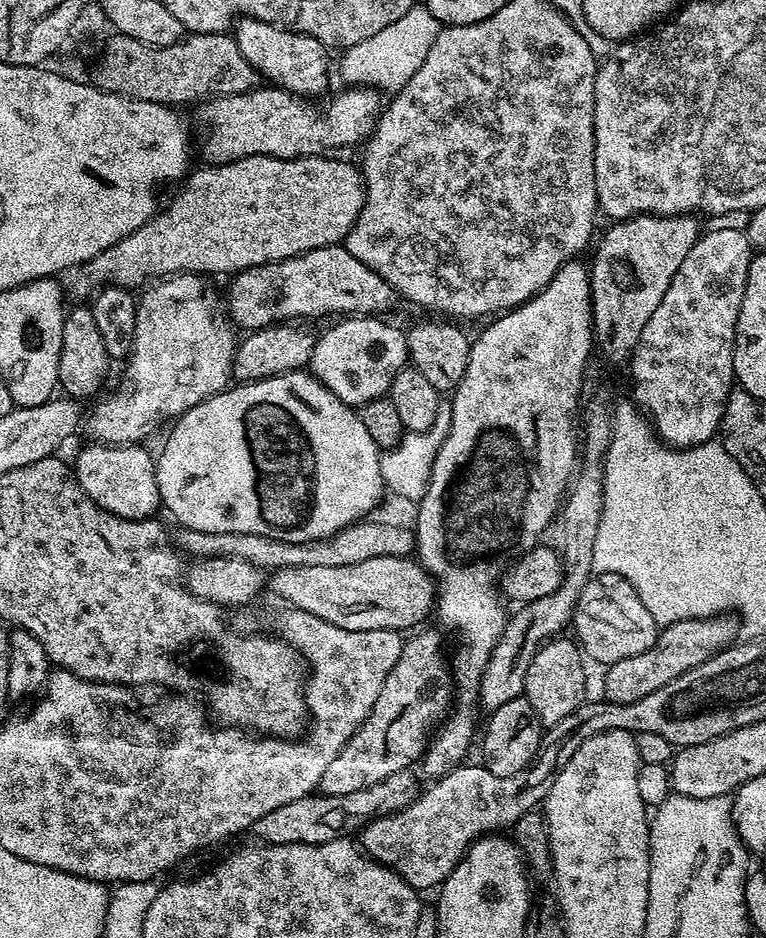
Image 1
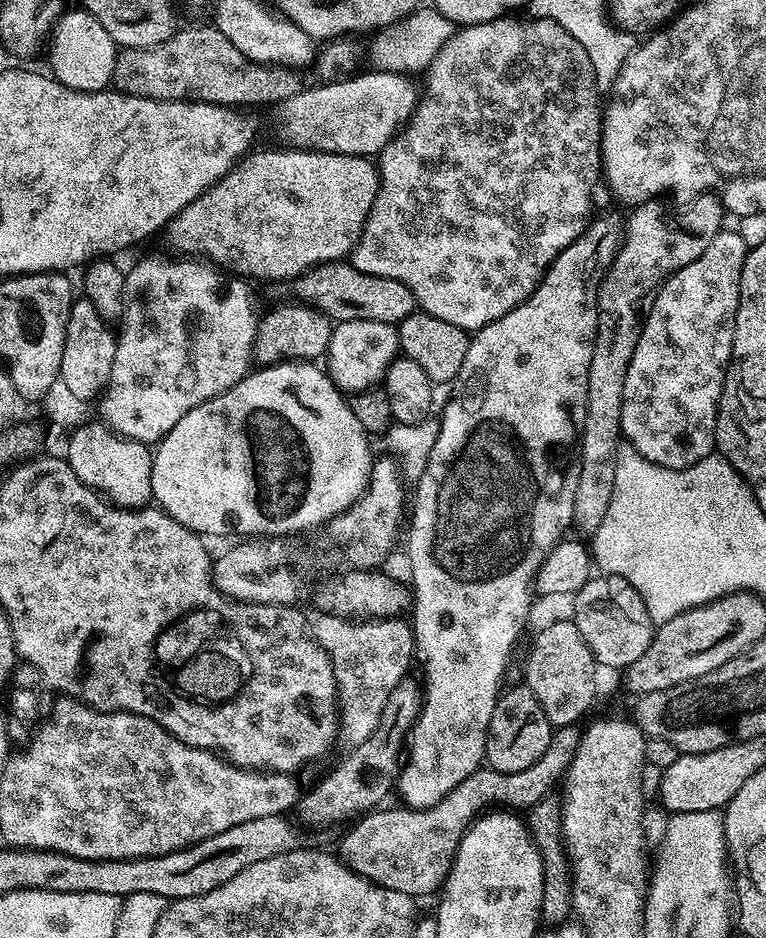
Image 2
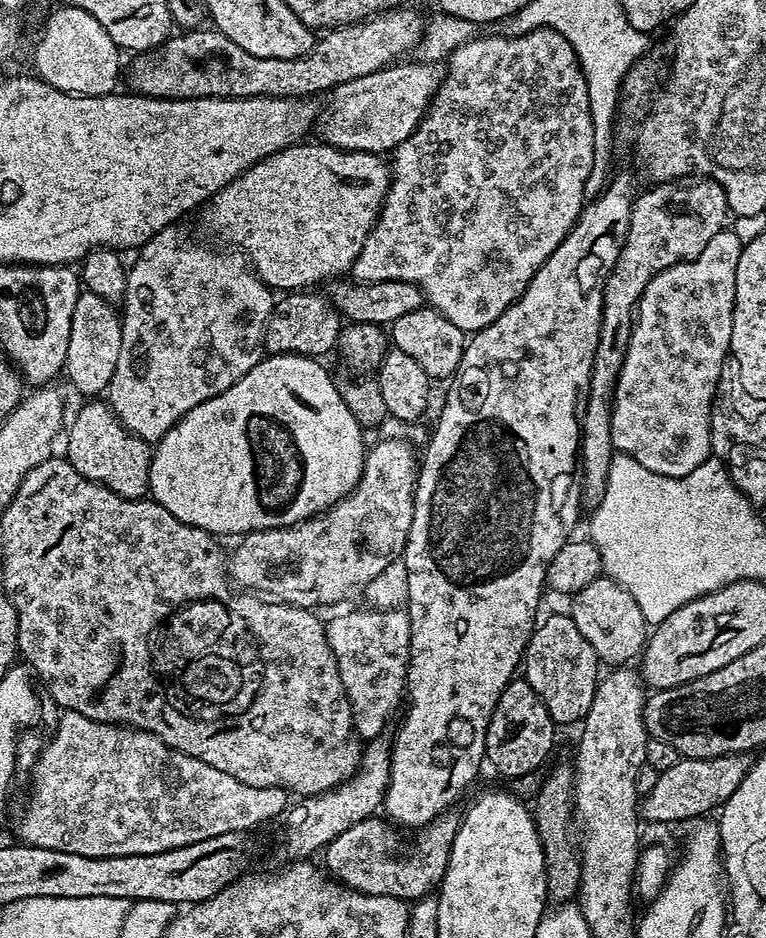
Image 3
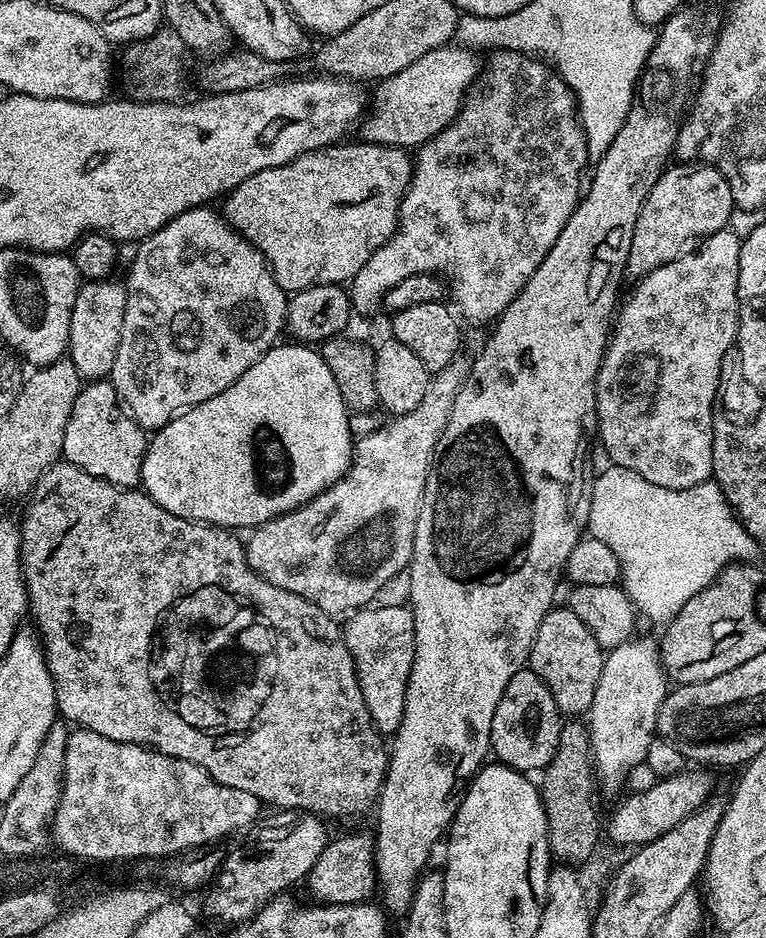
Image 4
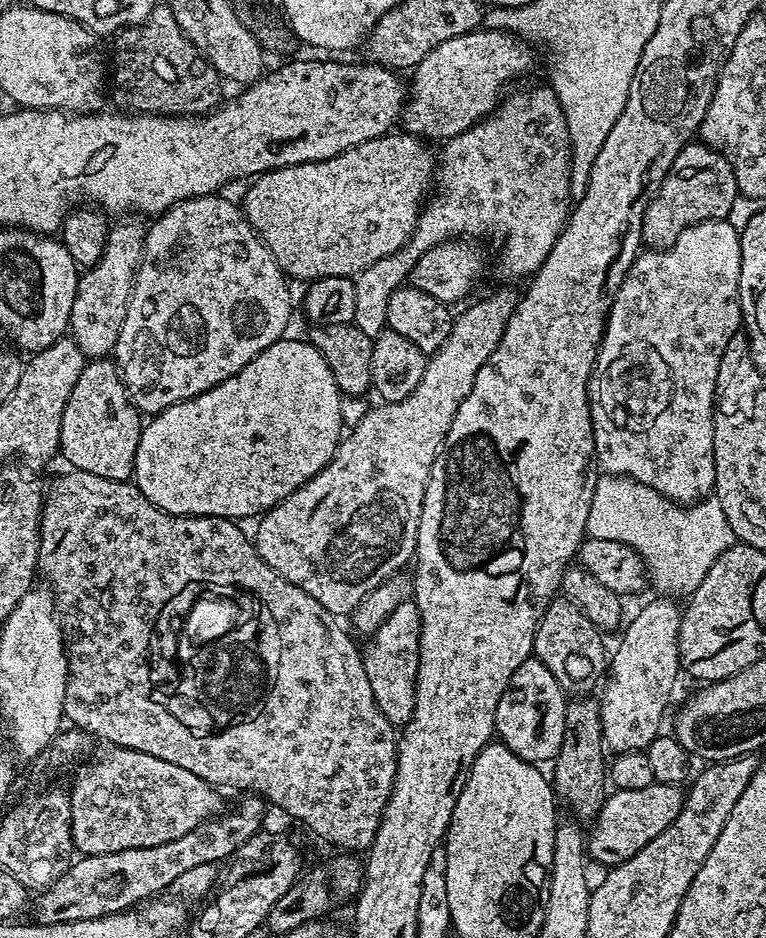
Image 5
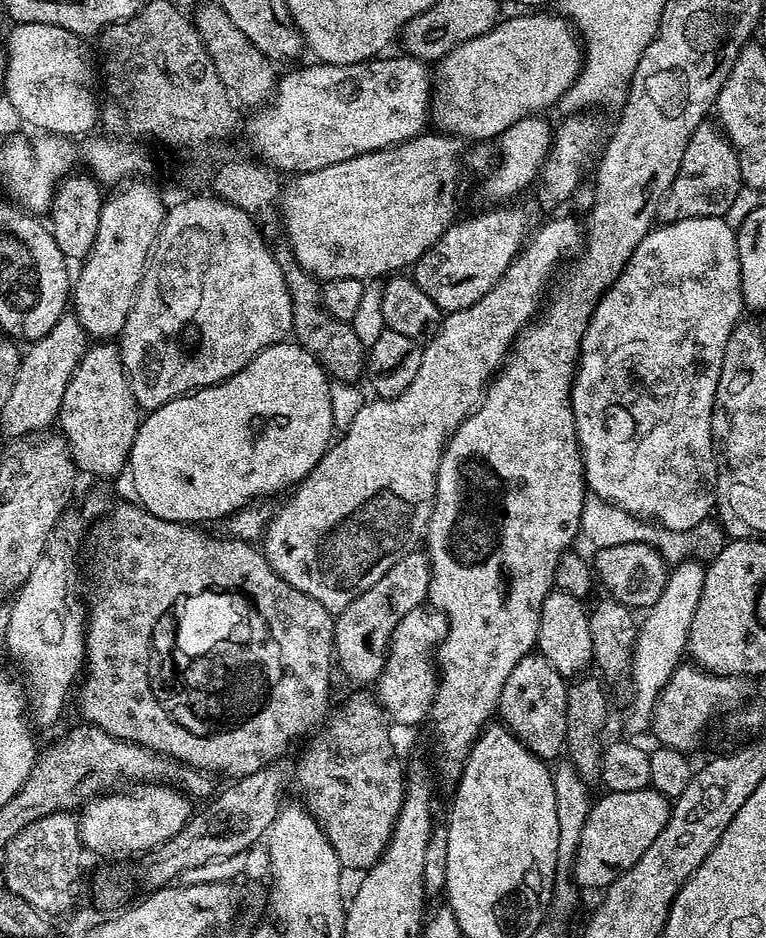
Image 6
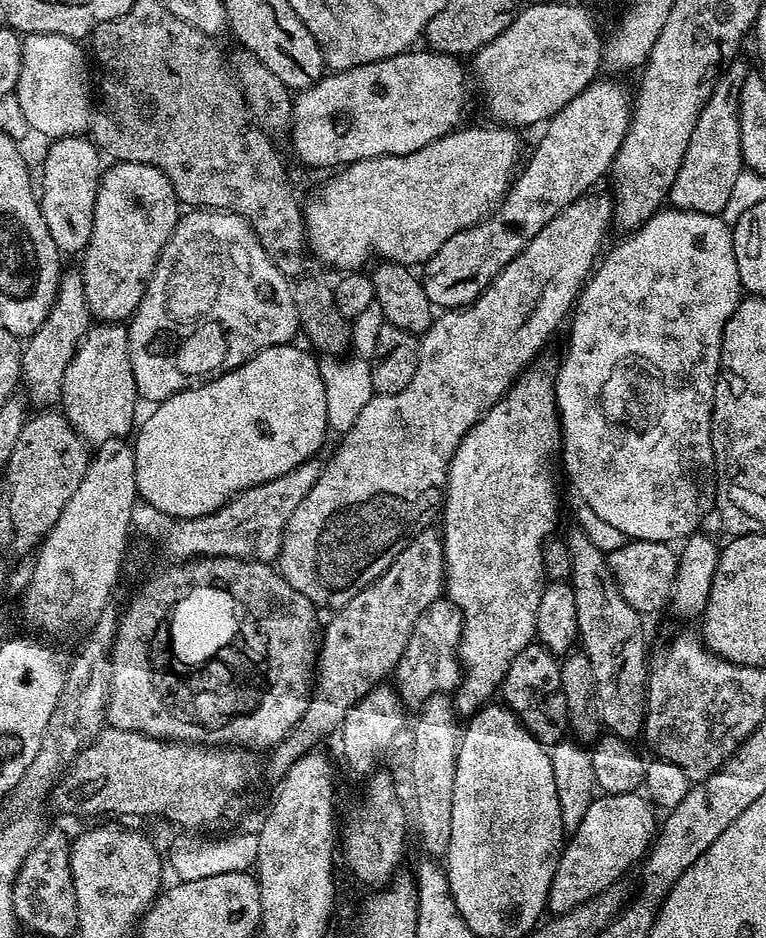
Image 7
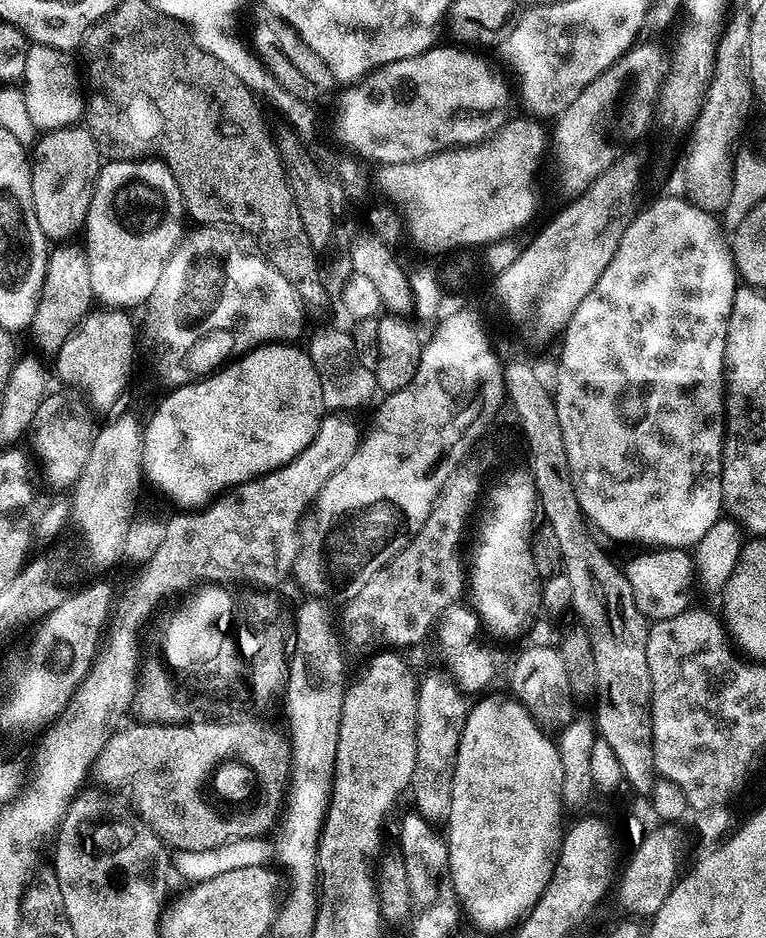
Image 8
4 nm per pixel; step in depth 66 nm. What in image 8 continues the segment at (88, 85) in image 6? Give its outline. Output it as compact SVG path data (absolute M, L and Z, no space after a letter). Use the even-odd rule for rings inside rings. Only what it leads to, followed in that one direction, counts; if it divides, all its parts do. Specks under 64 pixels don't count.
M32 44L28 49L22 91L26 100L26 111L39 131L73 127L84 115L86 96L81 75L79 78L72 58L71 55L44 44Z

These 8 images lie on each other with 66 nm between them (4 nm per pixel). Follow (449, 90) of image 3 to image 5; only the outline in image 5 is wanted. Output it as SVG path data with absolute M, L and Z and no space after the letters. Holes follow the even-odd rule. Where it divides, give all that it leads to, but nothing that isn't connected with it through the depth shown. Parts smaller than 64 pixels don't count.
M551 86L528 88L513 96L505 95L491 116L485 116L470 130L447 141L443 148L444 153L438 156L440 193L436 197L433 195L423 205L408 243L355 277L352 324L362 330L364 336L375 338L385 331L386 302L390 294L394 294L394 290L408 280L418 258L422 258L424 252L436 244L457 238L476 238L472 236L493 236L496 240L504 240L504 249L500 252L500 272L516 280L519 276L531 277L542 266L542 262L546 262L554 242L568 223L574 204L571 198L572 146L562 106Z

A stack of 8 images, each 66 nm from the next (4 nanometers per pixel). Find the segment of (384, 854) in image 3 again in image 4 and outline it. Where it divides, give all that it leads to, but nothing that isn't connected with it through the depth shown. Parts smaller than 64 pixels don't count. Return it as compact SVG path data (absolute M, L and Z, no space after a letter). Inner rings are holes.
M352 832L349 836L329 839L322 854L306 877L306 885L320 904L360 904L369 901L377 891L376 862L374 859L374 840L364 832Z

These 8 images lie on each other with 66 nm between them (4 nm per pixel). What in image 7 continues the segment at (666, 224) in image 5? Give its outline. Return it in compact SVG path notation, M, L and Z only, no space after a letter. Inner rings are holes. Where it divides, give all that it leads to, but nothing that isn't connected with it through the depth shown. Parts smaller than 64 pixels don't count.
M740 58L733 59L729 64L732 65L729 68L727 65L720 79L716 81L706 106L702 106L702 114L698 114L694 134L690 134L690 146L686 146L682 166L674 178L674 186L668 192L667 203L671 207L720 216L730 198L730 189L734 187L734 181L742 170L744 155L740 141L738 93L744 77L749 75L750 68L747 68Z

